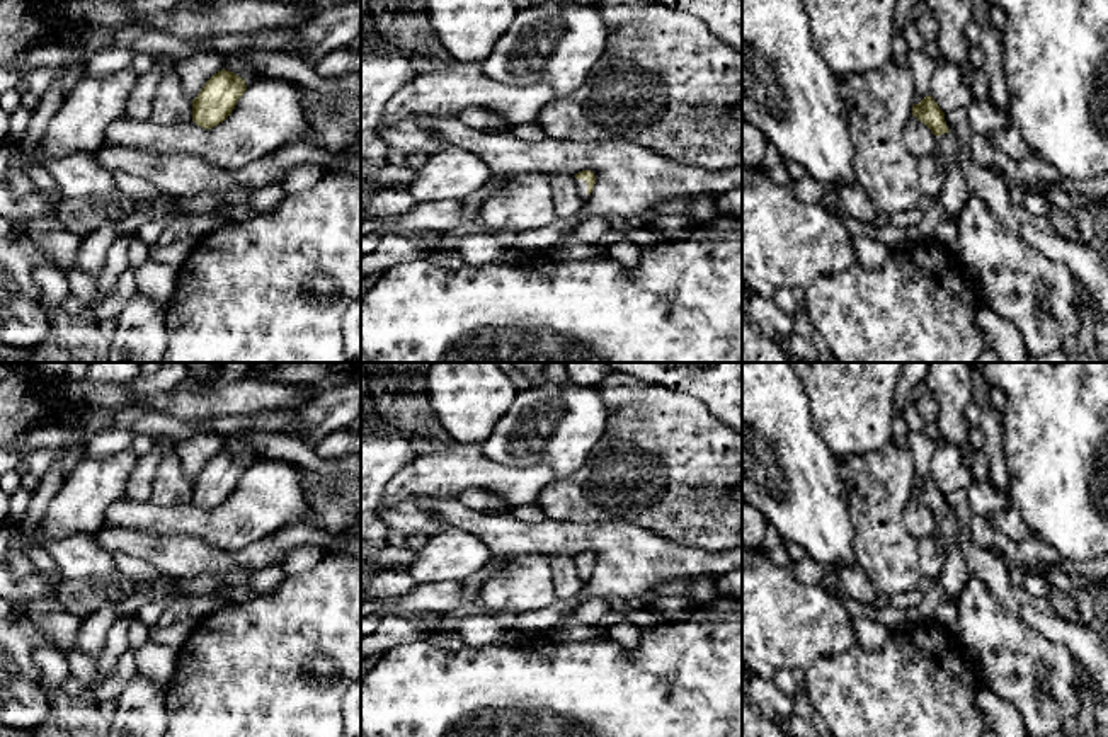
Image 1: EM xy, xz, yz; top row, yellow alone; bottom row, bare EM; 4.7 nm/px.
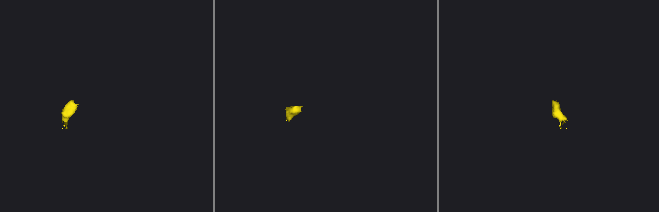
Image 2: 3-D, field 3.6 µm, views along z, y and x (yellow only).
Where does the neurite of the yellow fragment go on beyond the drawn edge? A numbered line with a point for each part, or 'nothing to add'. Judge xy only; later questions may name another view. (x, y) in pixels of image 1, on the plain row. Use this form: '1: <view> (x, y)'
1: xy (237, 445)

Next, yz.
1: yz (953, 577)

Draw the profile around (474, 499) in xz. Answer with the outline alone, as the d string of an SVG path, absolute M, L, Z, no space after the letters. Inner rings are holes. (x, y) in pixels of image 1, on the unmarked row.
M468 488L465 490L460 499L463 506L466 506L471 511L488 514L490 512L490 500L485 492L478 488Z

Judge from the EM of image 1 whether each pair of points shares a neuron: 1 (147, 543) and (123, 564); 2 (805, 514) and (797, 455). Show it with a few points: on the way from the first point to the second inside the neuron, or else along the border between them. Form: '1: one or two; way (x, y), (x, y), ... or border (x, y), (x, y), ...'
1: two; border (109, 552), (125, 552), (143, 559), (155, 569)
2: one; way (804, 499), (797, 489), (797, 470)

